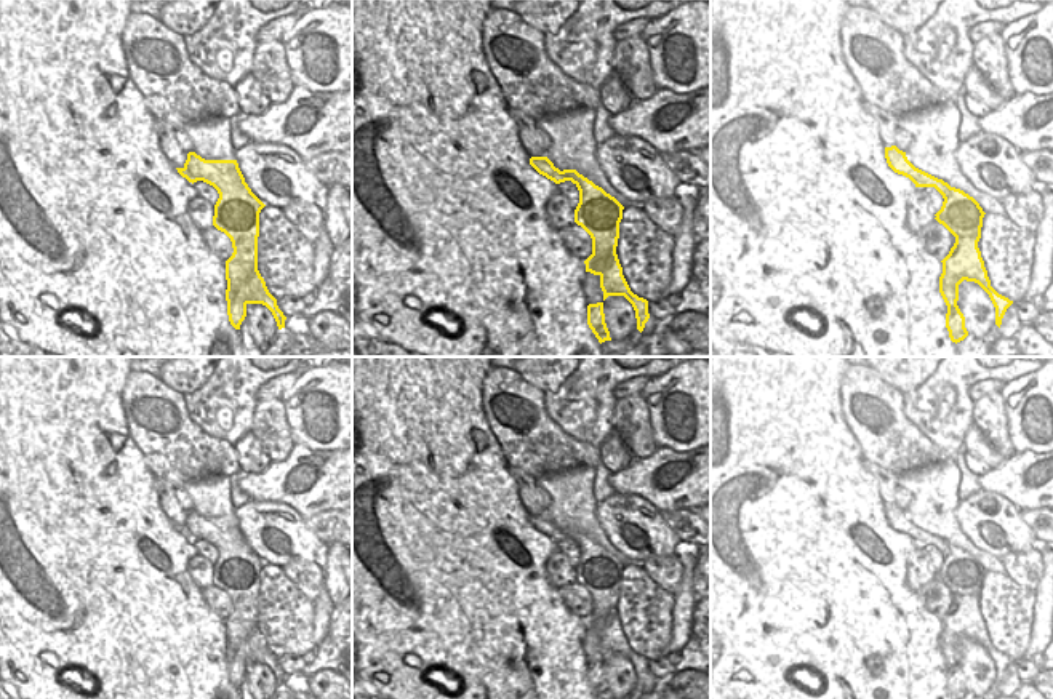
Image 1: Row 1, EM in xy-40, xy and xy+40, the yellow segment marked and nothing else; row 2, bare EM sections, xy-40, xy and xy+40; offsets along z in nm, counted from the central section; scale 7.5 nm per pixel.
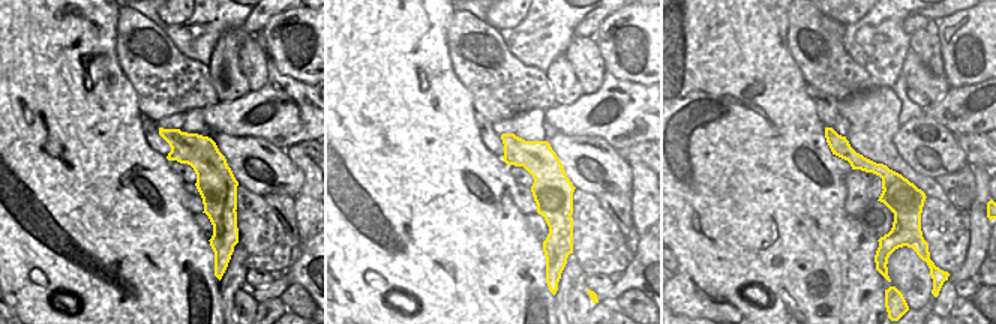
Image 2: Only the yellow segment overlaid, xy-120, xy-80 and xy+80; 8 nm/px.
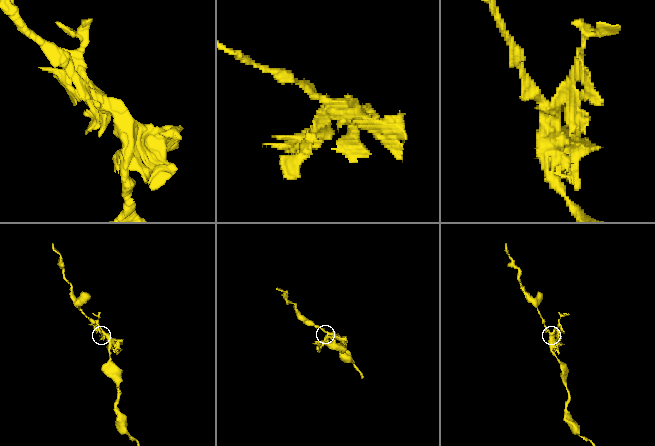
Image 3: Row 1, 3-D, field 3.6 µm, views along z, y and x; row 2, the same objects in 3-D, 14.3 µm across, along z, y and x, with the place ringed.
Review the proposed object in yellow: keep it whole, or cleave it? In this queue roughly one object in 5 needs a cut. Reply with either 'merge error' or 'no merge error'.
merge error

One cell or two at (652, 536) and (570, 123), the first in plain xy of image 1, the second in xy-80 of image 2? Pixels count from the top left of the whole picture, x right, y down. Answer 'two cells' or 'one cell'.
two cells

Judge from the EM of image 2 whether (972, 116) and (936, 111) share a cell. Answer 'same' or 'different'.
same

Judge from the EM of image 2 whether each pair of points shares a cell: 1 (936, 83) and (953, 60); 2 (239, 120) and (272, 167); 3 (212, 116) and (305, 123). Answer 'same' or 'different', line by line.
1: different
2: different
3: same

